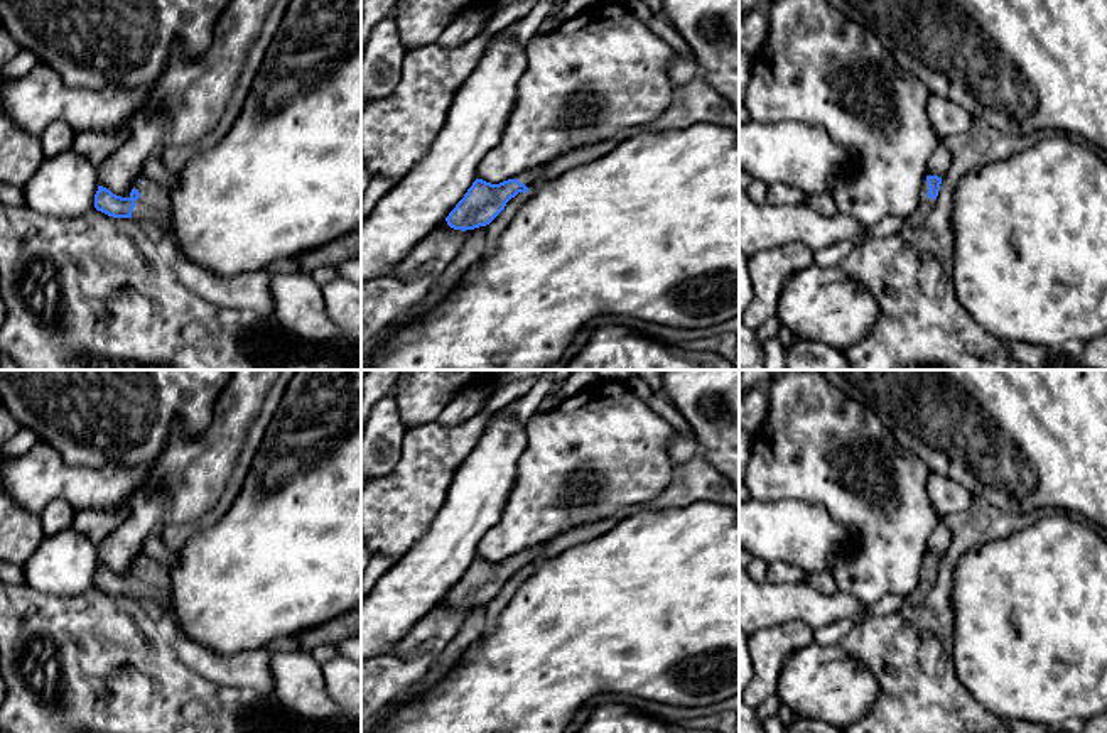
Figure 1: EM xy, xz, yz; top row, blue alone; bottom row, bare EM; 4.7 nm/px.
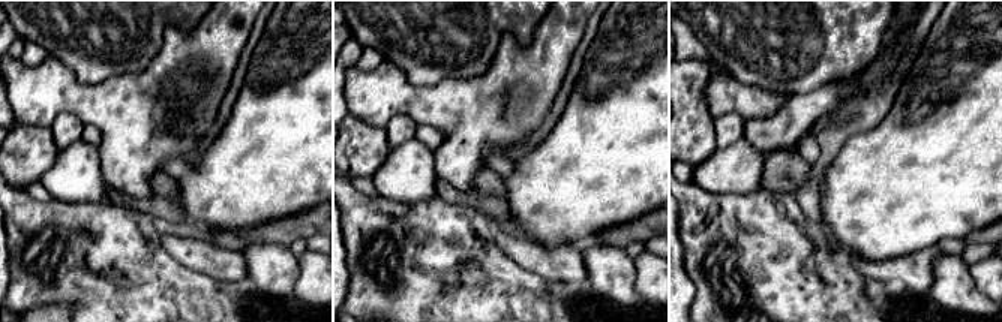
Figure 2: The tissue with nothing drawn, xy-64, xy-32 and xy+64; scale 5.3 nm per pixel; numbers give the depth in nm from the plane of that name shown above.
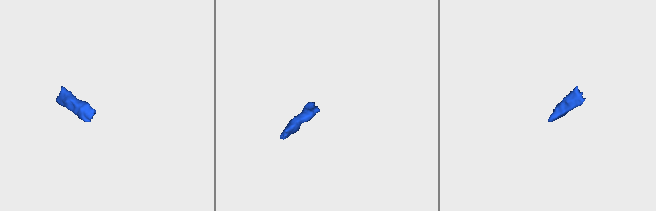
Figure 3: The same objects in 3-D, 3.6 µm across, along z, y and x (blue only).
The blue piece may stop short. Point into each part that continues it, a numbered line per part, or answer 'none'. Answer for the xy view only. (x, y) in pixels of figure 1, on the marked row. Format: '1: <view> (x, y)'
1: xy (154, 203)

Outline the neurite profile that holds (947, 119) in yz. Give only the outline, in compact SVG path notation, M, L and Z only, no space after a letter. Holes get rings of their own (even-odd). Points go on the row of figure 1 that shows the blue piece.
M937 95L928 96L928 120L940 142L964 133L974 122L958 105Z

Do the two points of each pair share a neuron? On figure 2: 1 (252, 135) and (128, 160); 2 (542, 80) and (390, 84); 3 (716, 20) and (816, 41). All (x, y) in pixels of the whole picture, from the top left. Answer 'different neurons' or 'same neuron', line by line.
1: different neurons
2: same neuron
3: same neuron

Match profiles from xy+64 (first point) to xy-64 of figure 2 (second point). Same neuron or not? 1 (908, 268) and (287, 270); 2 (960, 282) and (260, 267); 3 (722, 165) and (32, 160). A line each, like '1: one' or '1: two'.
1: two
2: one
3: two

